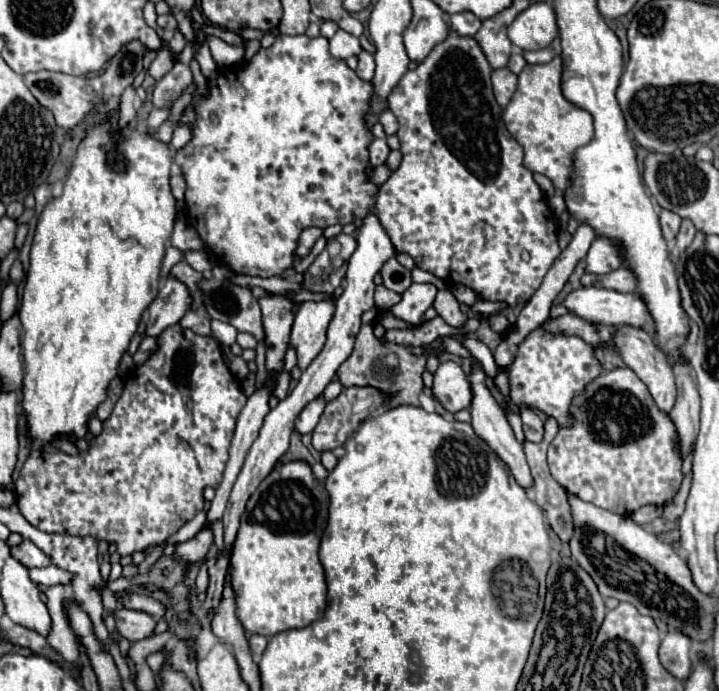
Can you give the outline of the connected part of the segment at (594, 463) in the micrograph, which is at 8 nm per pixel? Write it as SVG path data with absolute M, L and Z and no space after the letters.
M614 369L602 373L578 399L574 399L574 427L562 427L548 449L552 477L570 493L618 515L632 515L642 505L666 505L674 499L682 483L682 459L678 455L676 427L668 415L662 415L642 381L630 371Z

